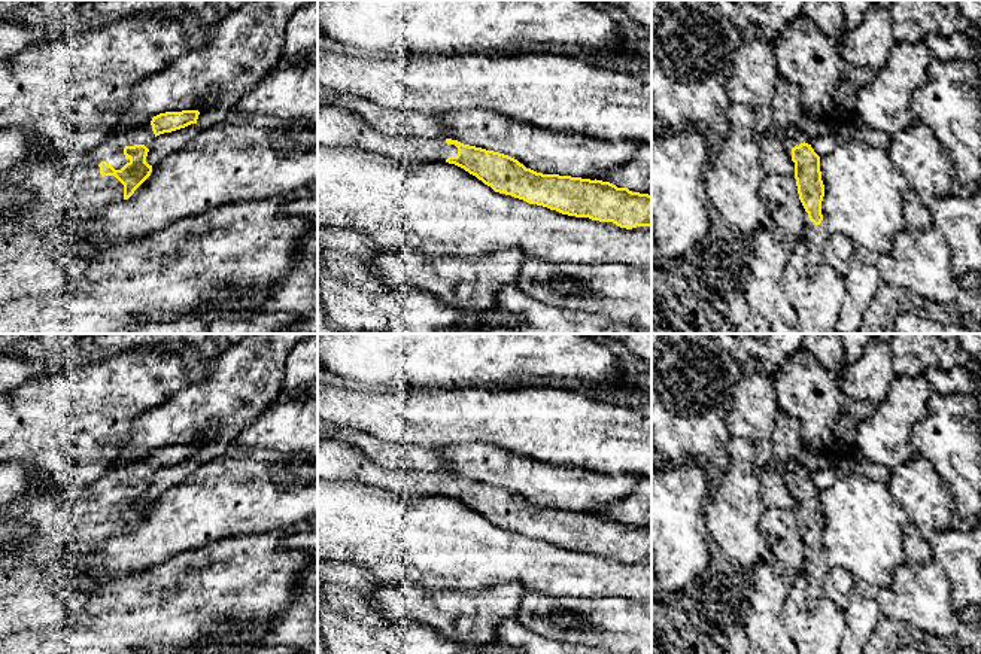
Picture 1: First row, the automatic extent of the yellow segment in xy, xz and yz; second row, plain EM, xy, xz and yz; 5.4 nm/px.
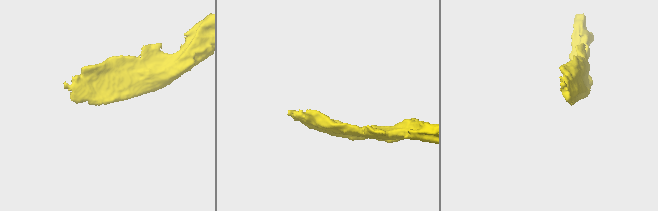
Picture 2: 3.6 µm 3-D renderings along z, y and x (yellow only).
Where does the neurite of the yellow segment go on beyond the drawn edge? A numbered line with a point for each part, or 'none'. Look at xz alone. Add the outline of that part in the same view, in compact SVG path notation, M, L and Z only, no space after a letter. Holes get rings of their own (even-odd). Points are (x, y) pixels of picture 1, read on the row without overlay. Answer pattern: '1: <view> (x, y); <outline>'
1: xz (336, 461); M318 441L318 477L334 481L359 481L400 495L438 495L458 489L446 472L425 474L404 468L383 468L356 448L337 441Z

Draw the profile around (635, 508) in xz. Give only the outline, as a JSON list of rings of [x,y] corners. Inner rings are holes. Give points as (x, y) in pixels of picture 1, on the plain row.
[[[643,478],[625,499],[599,514],[652,529],[652,478]]]

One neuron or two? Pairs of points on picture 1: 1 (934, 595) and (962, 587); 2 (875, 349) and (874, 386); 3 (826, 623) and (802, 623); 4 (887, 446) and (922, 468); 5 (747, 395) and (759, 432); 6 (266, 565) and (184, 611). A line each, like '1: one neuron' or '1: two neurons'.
1: two neurons
2: one neuron
3: one neuron
4: two neurons
5: one neuron
6: one neuron

